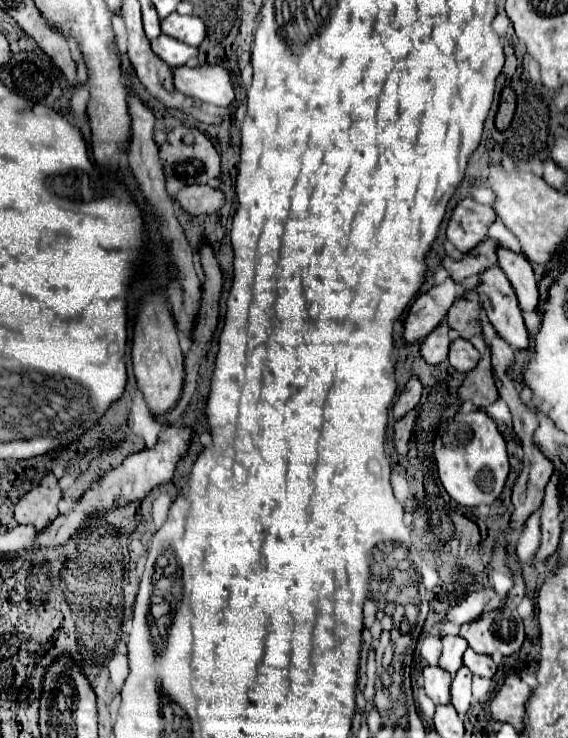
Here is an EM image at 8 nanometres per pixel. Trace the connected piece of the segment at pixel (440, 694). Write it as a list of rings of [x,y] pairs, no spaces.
[[[425,667],[423,669],[425,679],[425,693],[433,699],[433,703],[449,703],[451,701],[451,675],[443,671],[441,667]]]

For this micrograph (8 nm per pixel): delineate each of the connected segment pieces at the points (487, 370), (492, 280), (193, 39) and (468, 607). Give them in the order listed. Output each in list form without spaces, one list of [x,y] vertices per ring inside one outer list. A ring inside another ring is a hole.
[[[489,349],[483,353],[479,365],[467,373],[461,391],[459,391],[461,399],[471,399],[475,403],[475,407],[489,407],[491,403],[495,403],[499,399],[497,387],[493,385],[493,369],[491,369],[491,357],[489,357]]]
[[[499,267],[483,271],[477,293],[499,337],[519,351],[529,349],[529,333],[523,323],[523,313],[505,273],[501,273]]]
[[[171,13],[161,21],[161,31],[193,47],[197,47],[205,39],[205,23],[197,15]]]
[[[493,589],[475,591],[475,593],[469,593],[469,597],[465,597],[459,605],[455,605],[447,613],[447,619],[453,621],[453,623],[457,623],[457,625],[463,625],[463,623],[475,621],[483,613],[489,613],[493,609],[501,609],[503,601],[505,601],[505,597],[501,597]]]

